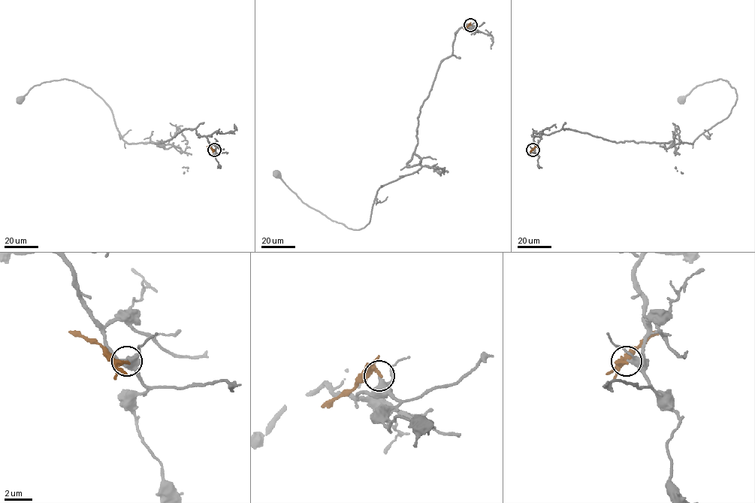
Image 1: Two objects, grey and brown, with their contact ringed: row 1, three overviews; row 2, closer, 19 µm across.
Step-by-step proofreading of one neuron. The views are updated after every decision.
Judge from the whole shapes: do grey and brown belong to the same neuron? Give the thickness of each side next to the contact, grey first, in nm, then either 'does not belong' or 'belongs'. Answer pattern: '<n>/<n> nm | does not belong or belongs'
280/240 nm | does not belong

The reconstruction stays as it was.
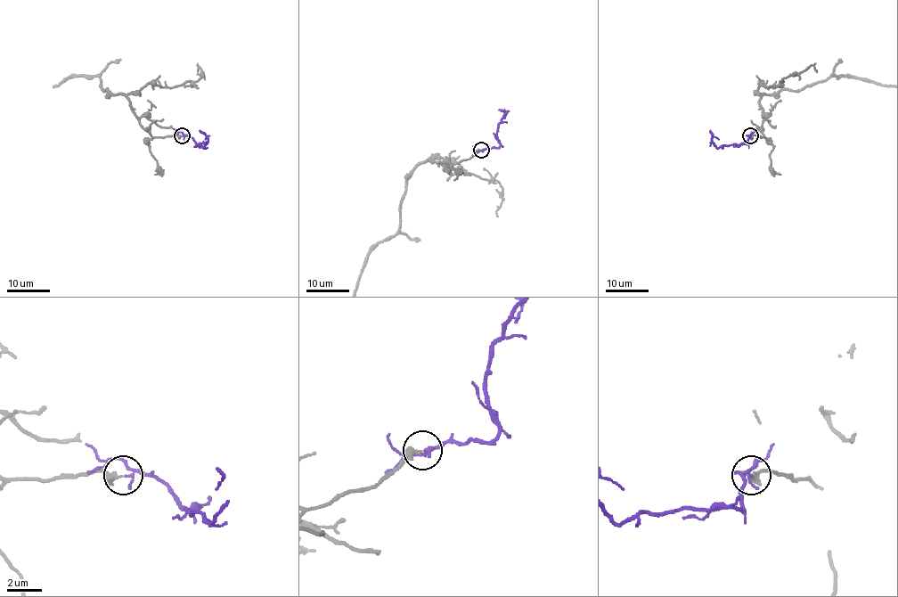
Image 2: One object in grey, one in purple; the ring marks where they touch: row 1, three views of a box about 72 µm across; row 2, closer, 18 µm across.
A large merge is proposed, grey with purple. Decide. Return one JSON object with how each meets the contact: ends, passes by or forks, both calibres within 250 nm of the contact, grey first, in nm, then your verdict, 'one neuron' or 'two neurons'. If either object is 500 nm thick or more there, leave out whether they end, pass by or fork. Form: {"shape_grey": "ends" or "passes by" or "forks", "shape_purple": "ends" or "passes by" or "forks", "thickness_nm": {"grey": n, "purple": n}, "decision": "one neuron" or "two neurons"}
{"shape_grey": "ends", "shape_purple": "forks", "thickness_nm": {"grey": 360, "purple": 90}, "decision": "two neurons"}

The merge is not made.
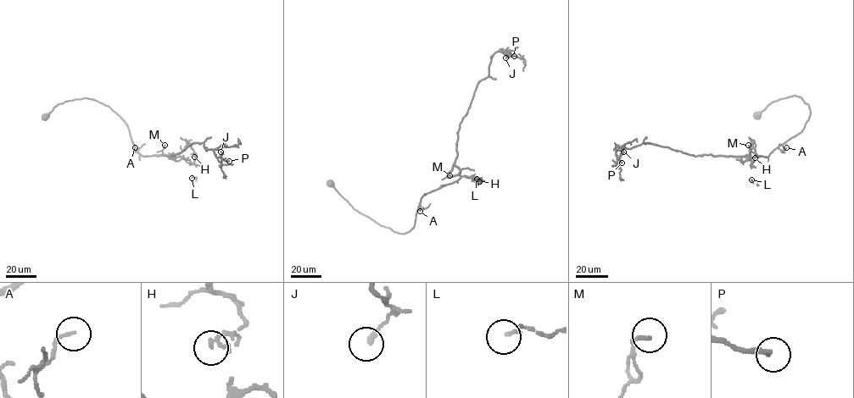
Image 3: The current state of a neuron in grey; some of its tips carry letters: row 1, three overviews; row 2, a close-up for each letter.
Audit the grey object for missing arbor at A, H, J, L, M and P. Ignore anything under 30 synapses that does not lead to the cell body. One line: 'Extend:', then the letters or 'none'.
Extend: P

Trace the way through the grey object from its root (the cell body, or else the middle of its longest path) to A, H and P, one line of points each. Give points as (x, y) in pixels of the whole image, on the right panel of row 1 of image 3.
A: (756, 115), (772, 102), (793, 95), (808, 104), (810, 115), (804, 129), (778, 147), (782, 152), (786, 147)
H: (756, 115), (772, 102), (793, 95), (810, 111), (804, 129), (767, 157), (750, 157), (751, 142), (755, 157)
P: (756, 115), (793, 95), (810, 111), (804, 129), (767, 157), (694, 156), (643, 143), (617, 150), (622, 163)

